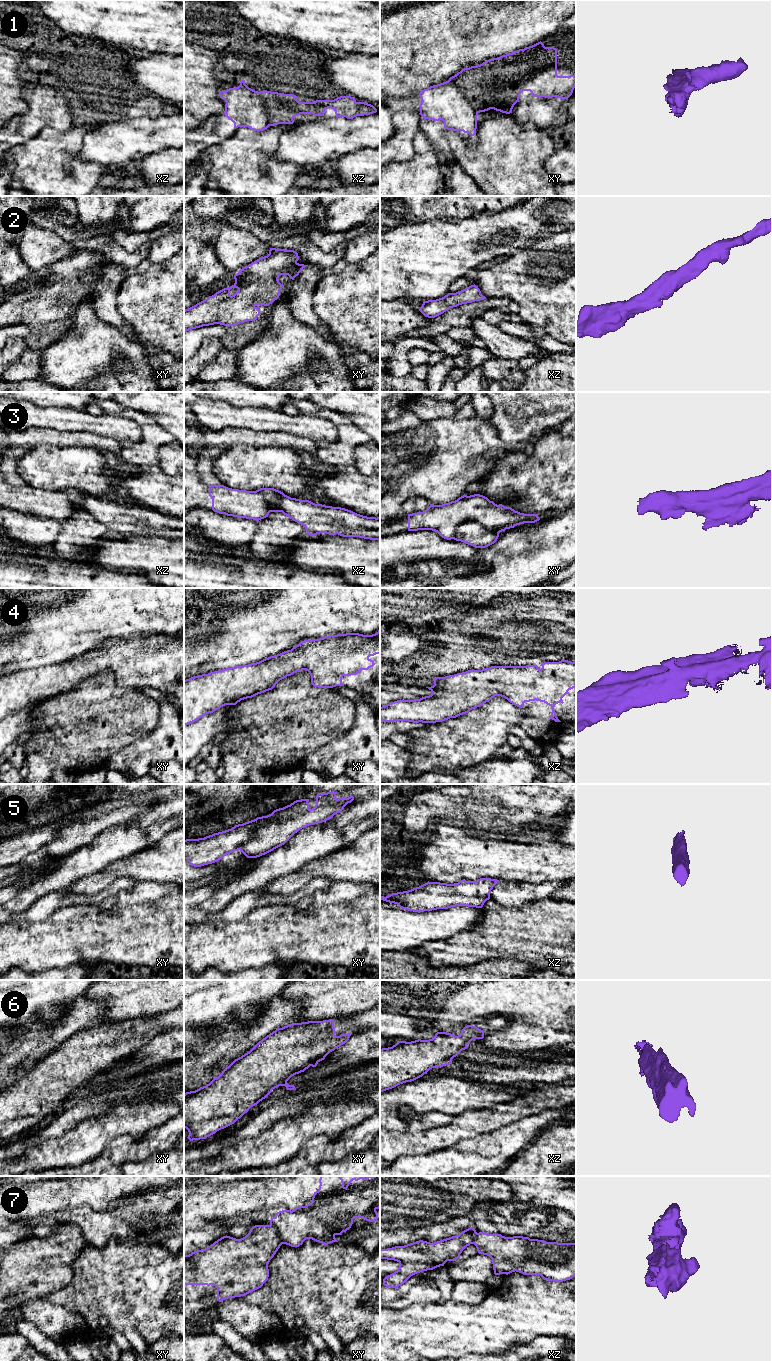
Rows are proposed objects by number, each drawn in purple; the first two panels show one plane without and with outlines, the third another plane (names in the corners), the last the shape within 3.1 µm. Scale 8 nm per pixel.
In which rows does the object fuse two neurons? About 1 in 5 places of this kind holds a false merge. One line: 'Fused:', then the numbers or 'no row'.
Fused: 1, 3, 7

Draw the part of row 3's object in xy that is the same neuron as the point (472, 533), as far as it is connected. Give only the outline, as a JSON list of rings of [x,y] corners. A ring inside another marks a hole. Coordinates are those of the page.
[[[465,521],[457,527],[453,539],[475,548],[486,548],[494,544],[498,537],[499,532],[493,529],[487,529],[476,521]]]

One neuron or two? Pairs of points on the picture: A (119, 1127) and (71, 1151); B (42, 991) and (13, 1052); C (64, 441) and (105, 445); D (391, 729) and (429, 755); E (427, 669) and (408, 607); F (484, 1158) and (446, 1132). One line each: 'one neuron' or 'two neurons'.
A: one neuron
B: two neurons
C: one neuron
D: two neurons
E: two neurons
F: two neurons

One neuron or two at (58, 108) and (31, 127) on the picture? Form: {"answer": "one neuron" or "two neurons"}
{"answer": "one neuron"}

